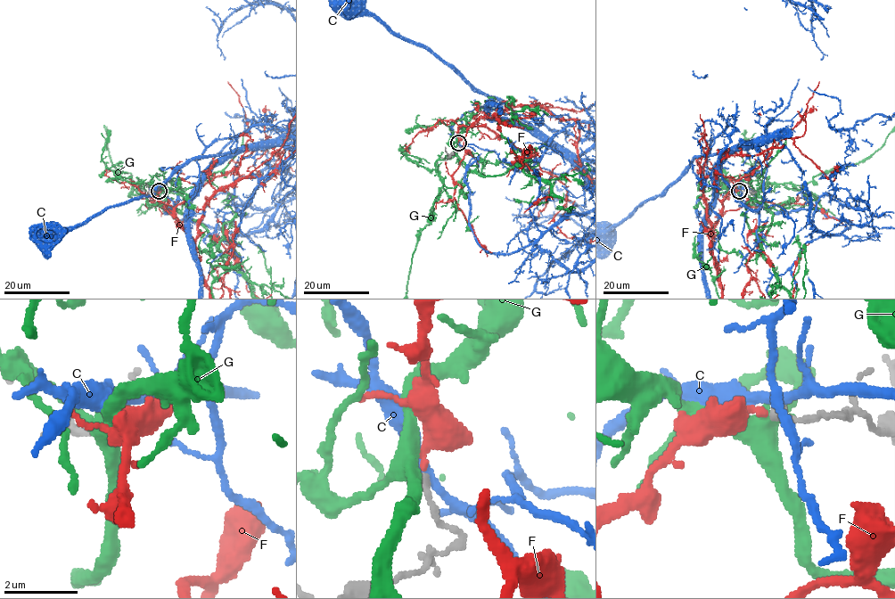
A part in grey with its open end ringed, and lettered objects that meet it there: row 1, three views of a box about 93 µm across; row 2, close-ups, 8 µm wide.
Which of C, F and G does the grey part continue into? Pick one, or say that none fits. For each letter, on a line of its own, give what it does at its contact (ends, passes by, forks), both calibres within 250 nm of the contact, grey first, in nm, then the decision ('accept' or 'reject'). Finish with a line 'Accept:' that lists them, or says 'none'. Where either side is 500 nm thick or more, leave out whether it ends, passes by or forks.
C: it passes by | 280/260 nm | reject
F: it ends | 280/240 nm | accept
G: it forks | 280/320 nm | reject
Accept: F

